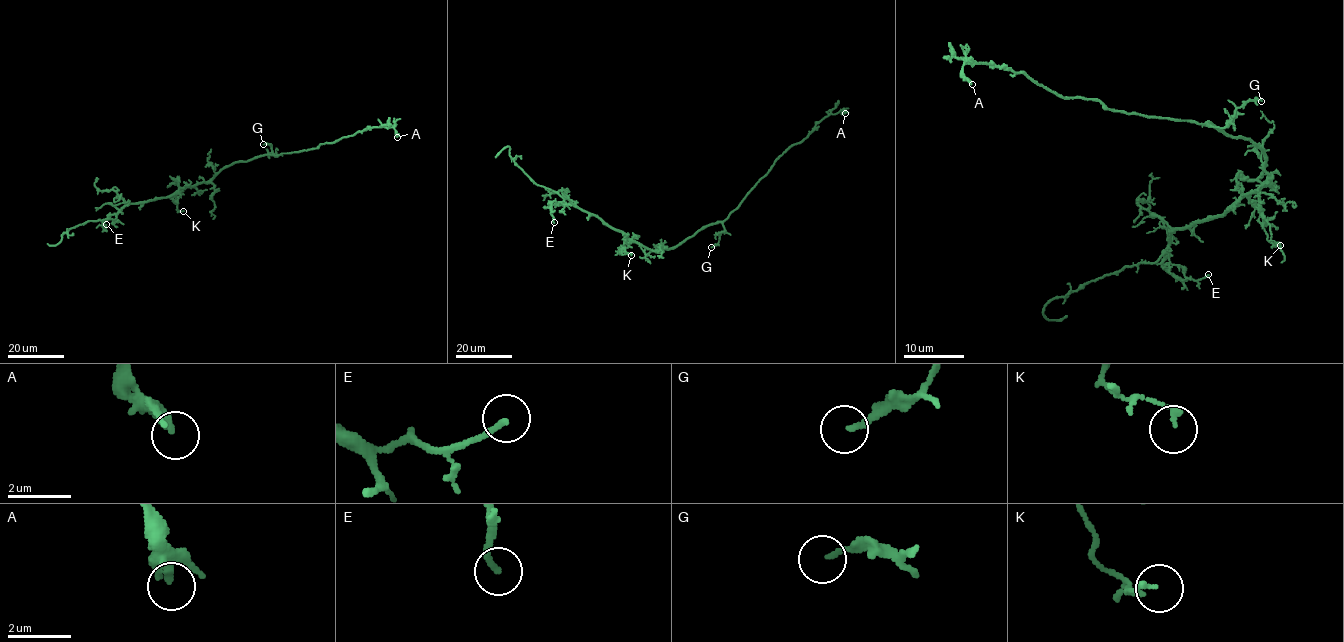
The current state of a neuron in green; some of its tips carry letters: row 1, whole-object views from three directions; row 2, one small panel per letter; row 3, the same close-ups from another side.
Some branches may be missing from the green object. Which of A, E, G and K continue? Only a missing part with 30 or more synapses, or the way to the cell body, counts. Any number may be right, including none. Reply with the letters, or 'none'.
none

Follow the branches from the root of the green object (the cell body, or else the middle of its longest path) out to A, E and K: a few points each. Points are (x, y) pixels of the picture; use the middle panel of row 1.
A: (671, 248), (706, 227), (722, 222), (789, 148), (800, 143), (830, 113), (841, 109), (845, 113)
E: (671, 248), (650, 250), (631, 241), (594, 215), (564, 202), (552, 204), (554, 222)
K: (671, 248), (650, 250), (630, 241), (624, 250), (631, 255)

